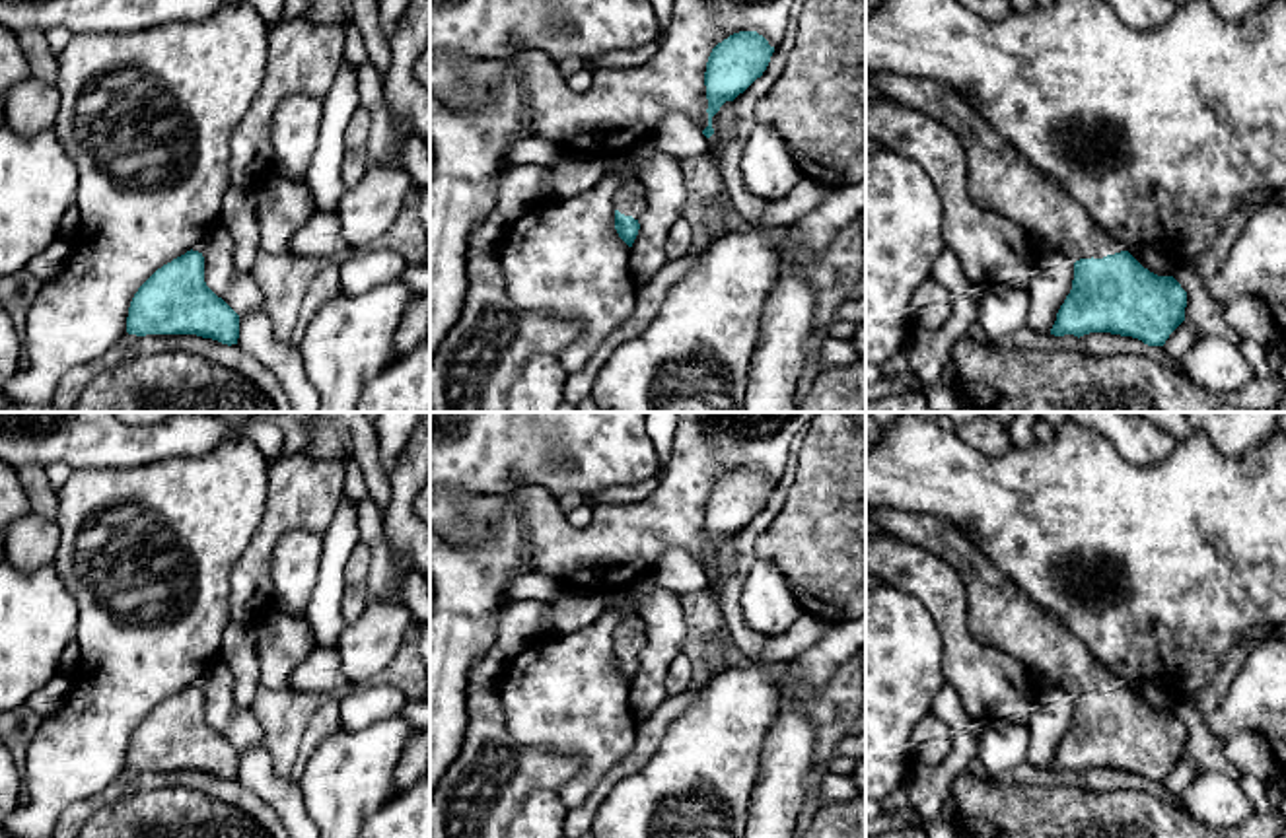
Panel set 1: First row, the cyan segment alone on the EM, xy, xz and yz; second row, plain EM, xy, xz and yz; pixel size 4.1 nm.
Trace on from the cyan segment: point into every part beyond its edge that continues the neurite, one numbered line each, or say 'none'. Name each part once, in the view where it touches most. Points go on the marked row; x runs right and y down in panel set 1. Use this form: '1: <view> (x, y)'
1: yz (999, 179)

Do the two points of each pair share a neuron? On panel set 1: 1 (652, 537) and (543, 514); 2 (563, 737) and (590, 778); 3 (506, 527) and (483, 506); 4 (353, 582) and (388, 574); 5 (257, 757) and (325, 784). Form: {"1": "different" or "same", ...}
{"1": "same", "2": "same", "3": "different", "4": "different", "5": "different"}

